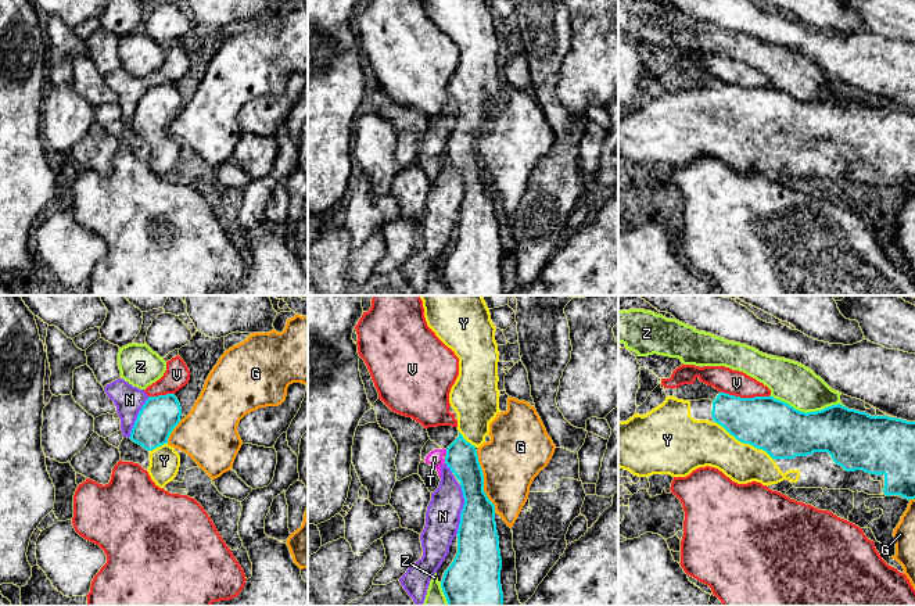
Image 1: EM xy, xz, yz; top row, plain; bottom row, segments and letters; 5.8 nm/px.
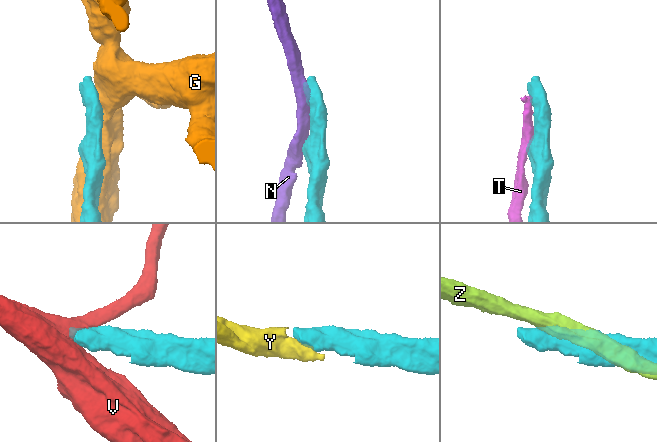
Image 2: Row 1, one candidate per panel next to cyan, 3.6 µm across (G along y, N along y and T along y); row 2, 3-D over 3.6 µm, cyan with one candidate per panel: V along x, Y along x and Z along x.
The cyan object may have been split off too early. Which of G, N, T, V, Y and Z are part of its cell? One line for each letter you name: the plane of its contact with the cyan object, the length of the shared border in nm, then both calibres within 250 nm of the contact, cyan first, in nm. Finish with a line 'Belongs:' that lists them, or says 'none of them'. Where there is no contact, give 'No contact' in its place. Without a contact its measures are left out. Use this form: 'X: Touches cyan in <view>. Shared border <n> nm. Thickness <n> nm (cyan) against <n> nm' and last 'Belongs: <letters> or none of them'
Y: Touches cyan in yz. Shared border 420 nm. Thickness 300 nm (cyan) against 260 nm
Belongs: Y

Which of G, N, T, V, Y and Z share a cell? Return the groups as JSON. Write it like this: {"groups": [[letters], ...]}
{"groups": [["G"], ["N"], ["T"], ["V"], ["Y"], ["Z"]]}

